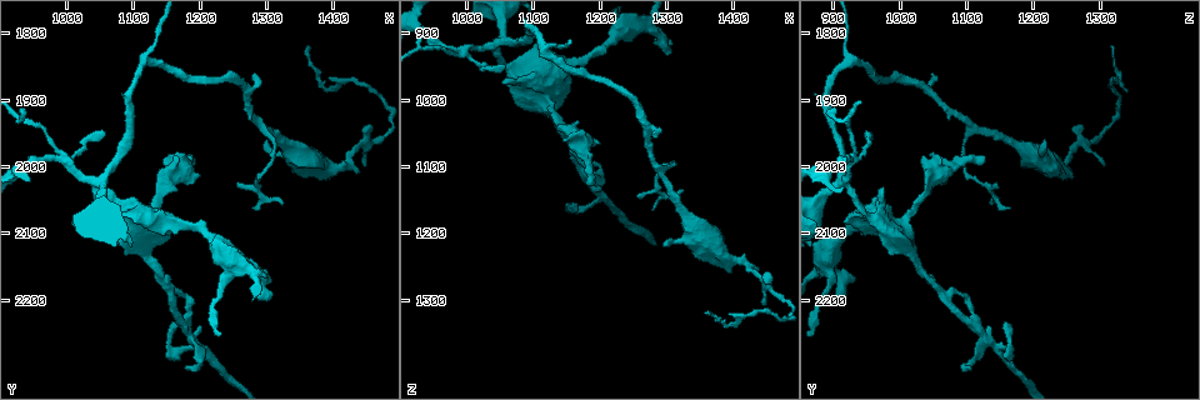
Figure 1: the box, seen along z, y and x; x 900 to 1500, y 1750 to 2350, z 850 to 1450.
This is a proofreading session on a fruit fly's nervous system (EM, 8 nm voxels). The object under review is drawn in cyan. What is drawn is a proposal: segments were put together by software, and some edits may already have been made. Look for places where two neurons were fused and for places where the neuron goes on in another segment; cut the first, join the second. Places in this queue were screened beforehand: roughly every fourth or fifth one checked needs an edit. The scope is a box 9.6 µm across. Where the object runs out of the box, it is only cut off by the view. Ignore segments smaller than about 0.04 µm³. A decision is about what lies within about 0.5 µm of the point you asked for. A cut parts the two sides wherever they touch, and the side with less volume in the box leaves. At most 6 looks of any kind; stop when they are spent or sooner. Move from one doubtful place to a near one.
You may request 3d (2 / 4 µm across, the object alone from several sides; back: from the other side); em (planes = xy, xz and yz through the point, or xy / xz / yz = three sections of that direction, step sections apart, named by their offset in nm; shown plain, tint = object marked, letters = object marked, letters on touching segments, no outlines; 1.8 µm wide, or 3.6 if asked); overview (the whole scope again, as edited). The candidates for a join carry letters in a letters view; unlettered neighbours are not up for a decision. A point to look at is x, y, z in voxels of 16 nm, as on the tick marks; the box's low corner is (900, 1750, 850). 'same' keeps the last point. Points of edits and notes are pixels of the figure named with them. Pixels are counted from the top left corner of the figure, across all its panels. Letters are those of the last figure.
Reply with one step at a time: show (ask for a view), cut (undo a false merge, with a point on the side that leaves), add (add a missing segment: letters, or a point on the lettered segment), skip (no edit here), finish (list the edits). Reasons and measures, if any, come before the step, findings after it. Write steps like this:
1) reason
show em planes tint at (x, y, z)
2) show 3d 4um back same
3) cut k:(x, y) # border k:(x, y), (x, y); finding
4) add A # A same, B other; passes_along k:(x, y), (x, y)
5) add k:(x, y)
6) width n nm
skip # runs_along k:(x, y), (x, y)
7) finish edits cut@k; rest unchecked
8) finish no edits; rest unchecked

branch stops here
show em planes letters at (1190, 1995, 1125)

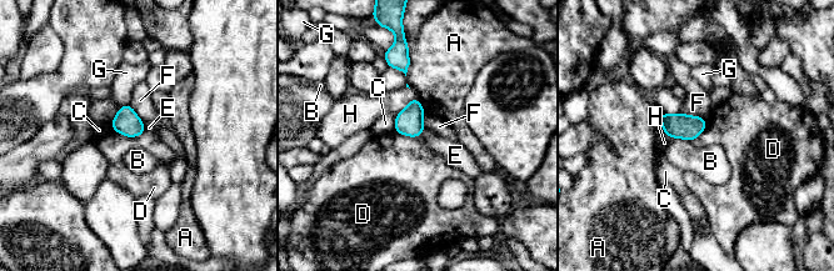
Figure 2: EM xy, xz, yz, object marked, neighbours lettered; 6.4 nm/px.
skip # A other, B other, C other, D other, E other, F other, G other, H other; border 2:(110, 124), (128, 136), (145, 131); no lettered segment goes on from it

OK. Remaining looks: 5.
an open end
show 3d 4um at (1180, 2300, 1105)

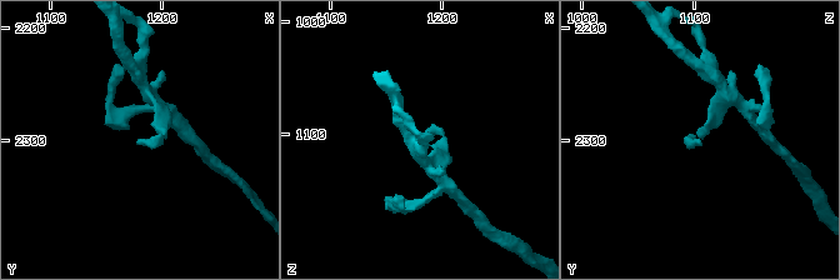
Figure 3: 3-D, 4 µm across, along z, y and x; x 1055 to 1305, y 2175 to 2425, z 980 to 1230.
need the tissue
show em planes letters at (1178, 2302, 1104)

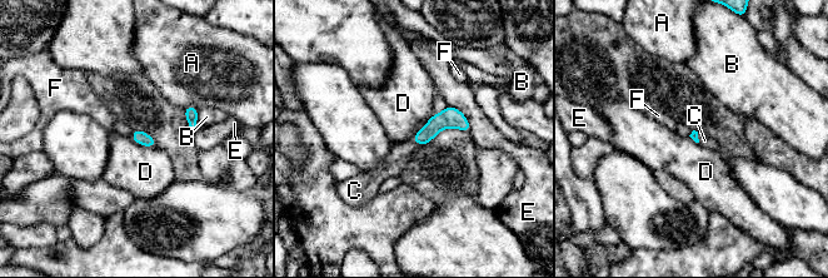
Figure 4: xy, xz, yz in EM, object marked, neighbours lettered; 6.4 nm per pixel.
add C # A other, B other, C same, D other, E other, F other; passes_along 4:(444, 119), (415, 142), (397, 160); the neuron continues

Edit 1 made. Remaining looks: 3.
tapers out
show 3d 2um at (1175, 2190, 1100)

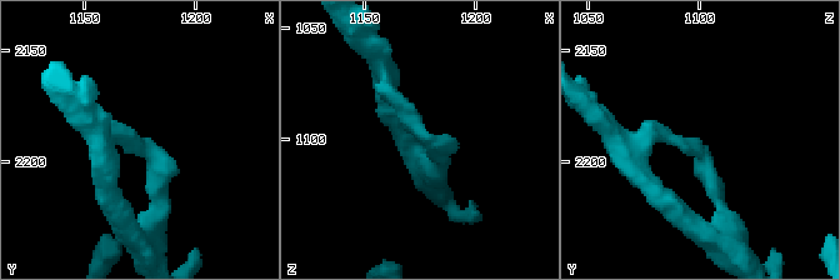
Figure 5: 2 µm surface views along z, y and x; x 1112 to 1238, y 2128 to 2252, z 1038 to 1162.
show em planes letters at (1180, 2188, 1100)

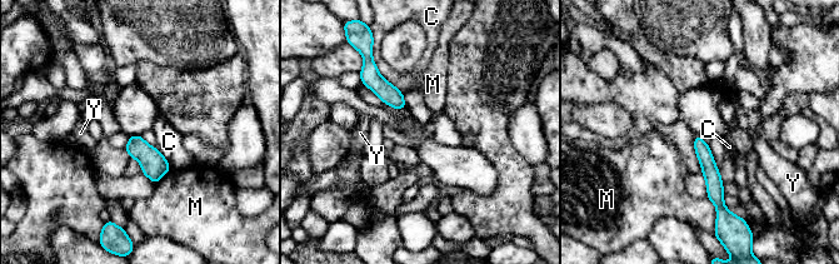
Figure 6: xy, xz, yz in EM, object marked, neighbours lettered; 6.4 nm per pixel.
skip # C other, M other, Y other; border 6:(371, 59), (378, 71), (403, 94); none of them fits

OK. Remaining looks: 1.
finish edits add@4; rest unchecked

